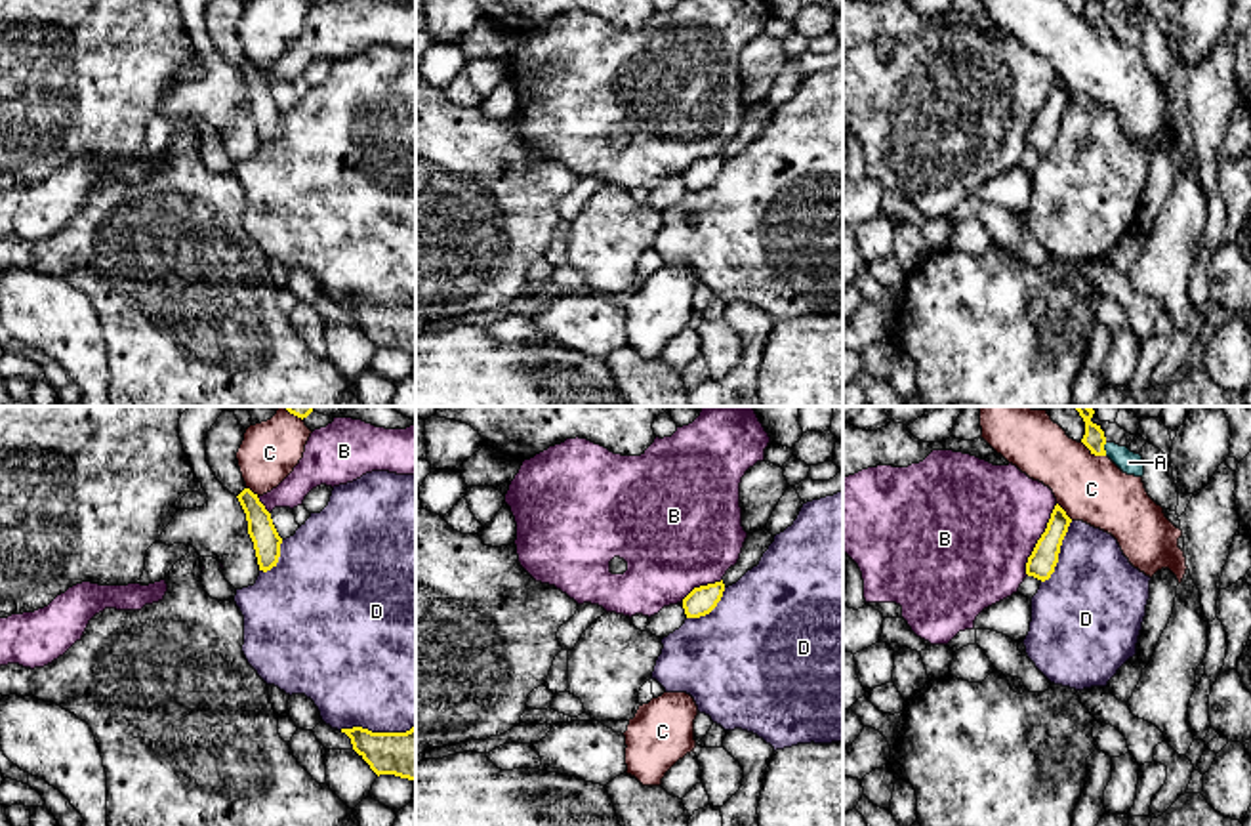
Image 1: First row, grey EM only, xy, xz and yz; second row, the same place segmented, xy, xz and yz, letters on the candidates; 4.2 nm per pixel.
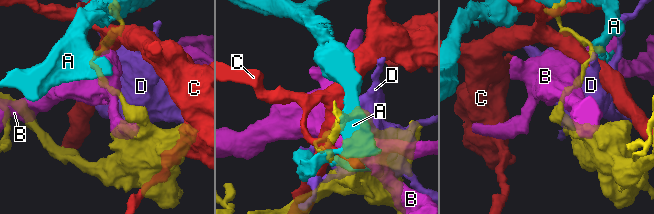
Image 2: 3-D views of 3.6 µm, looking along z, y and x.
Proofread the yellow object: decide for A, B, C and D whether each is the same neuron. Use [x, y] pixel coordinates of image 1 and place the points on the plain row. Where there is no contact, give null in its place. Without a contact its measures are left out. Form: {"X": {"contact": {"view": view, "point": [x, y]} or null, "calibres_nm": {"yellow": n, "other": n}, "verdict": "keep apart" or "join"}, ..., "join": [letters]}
{"A": {"contact": {"view": "yz", "point": [1103, 21]}, "calibres_nm": {"yellow": 90, "other": 90}, "verdict": "keep apart"}, "B": {"contact": {"view": "yz", "point": [1038, 113]}, "calibres_nm": {"yellow": 120, "other": 480}, "verdict": "keep apart"}, "C": {"contact": {"view": "yz", "point": [1093, 25]}, "calibres_nm": {"yellow": 90, "other": 280}, "verdict": "keep apart"}, "D": {"contact": {"view": "xy", "point": [376, 306]}, "calibres_nm": {"yellow": 200, "other": 480}, "verdict": "keep apart"}, "join": []}

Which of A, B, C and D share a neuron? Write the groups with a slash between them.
A / B / C / D

